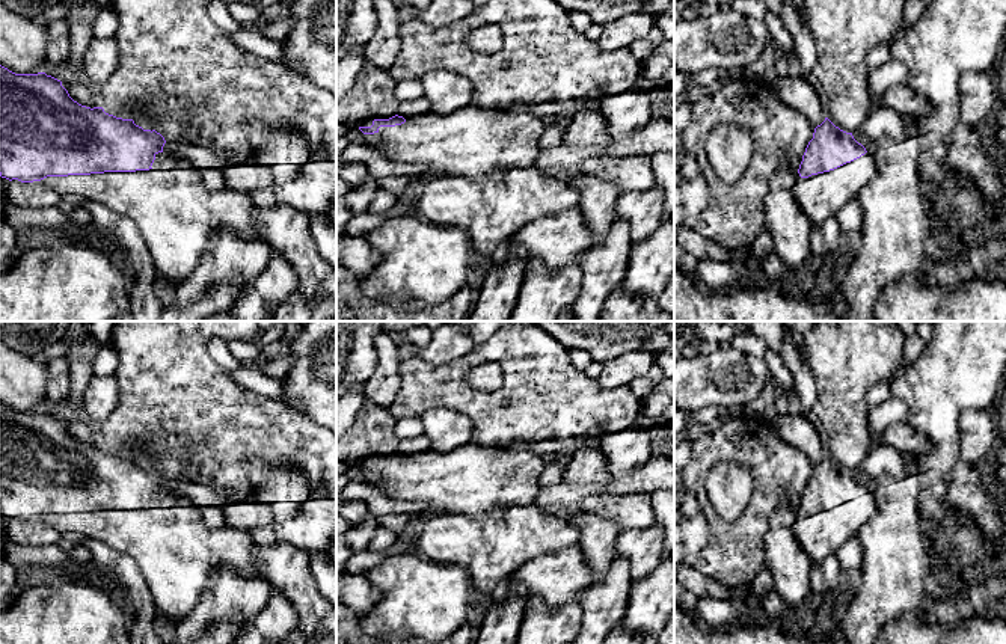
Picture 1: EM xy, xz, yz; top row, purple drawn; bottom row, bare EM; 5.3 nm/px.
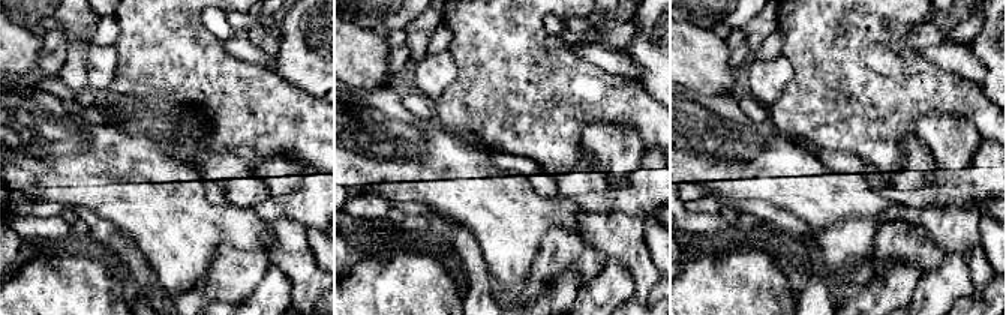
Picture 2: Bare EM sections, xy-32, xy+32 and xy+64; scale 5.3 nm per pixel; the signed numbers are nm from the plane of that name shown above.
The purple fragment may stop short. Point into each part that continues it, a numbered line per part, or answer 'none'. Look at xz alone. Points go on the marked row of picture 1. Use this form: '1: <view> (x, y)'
1: xz (474, 141)

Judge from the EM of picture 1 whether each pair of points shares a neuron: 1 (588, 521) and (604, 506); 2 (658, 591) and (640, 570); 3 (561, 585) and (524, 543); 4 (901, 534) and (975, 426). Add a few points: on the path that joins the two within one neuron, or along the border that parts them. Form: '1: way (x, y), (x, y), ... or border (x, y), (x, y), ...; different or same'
1: border (576, 509), (611, 518), (620, 530); different
2: border (658, 566), (632, 585); different
3: border (570, 546), (534, 557), (509, 576); different
4: border (970, 410), (964, 410), (959, 417), (958, 460); different

